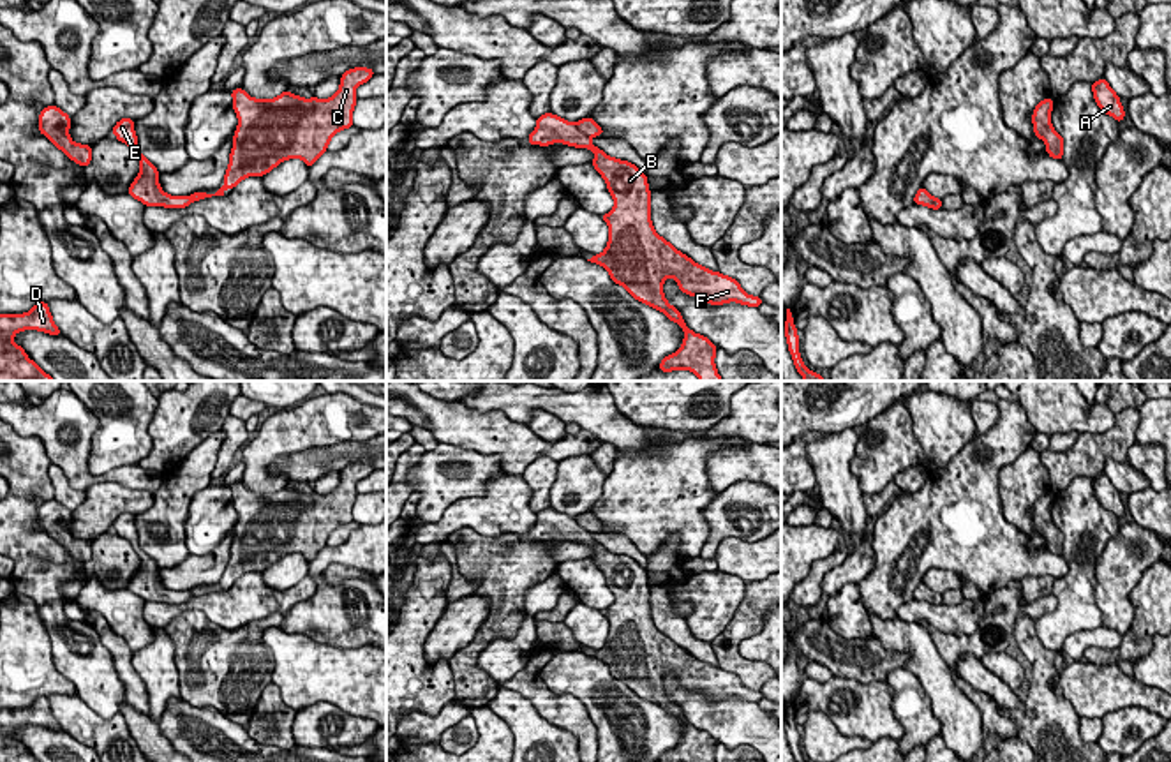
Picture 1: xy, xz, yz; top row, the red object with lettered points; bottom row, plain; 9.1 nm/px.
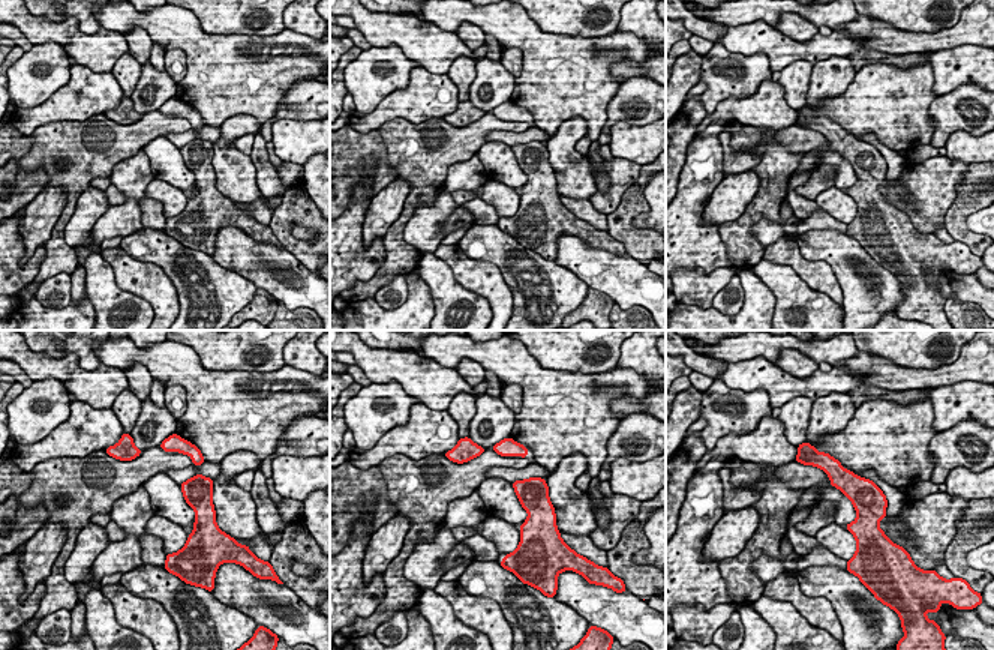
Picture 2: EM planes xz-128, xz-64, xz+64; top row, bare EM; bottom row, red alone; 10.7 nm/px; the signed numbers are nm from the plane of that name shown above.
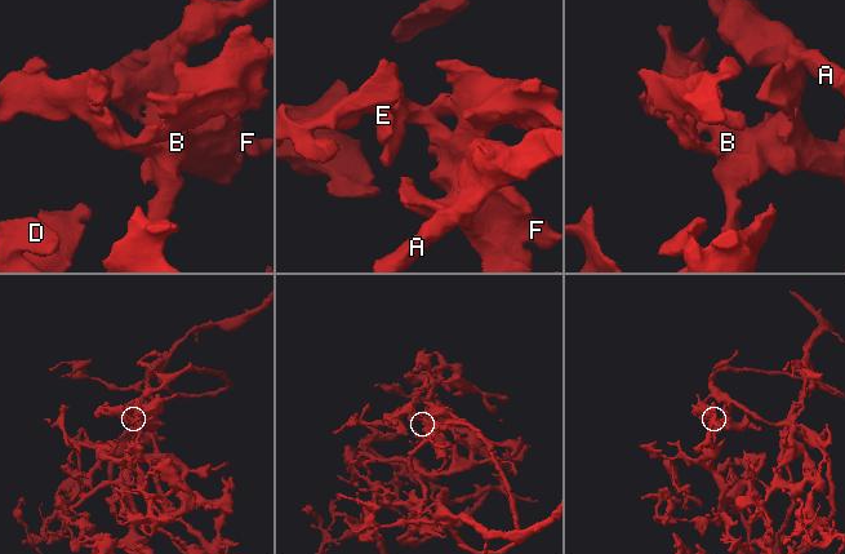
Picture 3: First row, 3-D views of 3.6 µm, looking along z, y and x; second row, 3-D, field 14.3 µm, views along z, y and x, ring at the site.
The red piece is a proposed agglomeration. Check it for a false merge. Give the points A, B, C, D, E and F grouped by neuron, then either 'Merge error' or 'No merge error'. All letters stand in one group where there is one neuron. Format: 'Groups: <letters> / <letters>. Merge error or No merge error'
Groups: A B C D E F. No merge error

